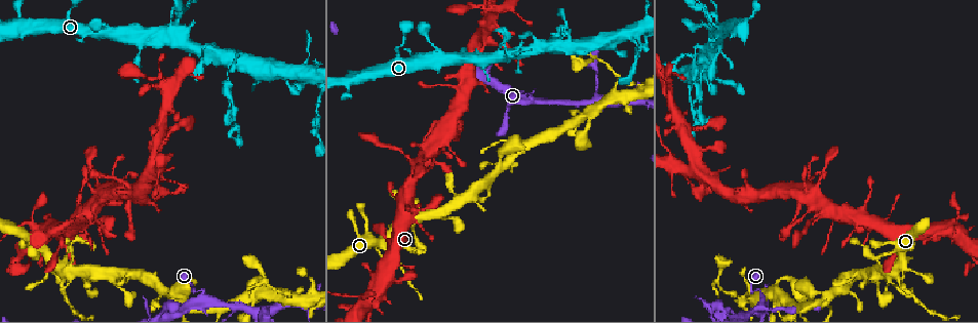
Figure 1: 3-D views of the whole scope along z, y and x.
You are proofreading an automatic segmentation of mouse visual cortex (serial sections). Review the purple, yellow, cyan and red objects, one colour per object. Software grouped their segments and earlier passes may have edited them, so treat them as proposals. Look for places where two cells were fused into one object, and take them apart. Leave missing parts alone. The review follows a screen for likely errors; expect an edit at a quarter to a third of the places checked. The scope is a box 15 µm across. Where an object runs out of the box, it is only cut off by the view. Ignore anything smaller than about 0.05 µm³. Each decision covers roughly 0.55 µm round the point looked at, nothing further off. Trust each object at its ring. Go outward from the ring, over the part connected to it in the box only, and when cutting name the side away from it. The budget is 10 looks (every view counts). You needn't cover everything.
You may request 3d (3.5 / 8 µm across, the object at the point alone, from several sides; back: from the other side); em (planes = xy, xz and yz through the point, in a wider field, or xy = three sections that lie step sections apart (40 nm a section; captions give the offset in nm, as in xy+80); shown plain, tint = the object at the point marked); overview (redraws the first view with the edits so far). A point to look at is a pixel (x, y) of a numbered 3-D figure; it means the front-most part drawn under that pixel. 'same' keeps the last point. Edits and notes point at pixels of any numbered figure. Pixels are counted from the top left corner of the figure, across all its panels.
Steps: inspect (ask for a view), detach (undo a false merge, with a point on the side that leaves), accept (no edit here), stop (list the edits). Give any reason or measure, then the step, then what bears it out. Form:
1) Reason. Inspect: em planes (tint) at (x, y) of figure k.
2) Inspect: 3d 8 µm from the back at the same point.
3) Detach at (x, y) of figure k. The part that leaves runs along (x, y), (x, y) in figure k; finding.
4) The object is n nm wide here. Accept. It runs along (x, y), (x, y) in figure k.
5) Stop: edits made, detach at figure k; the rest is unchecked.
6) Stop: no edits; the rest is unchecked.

Three-way junction. Inspect: 3d 8 µm from the back at (560, 102) of figure 1.

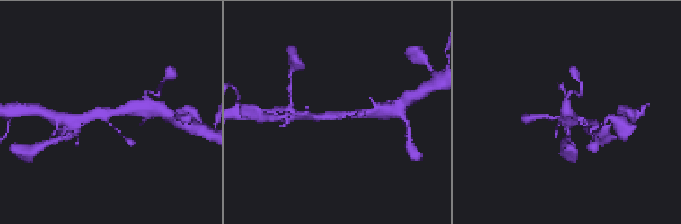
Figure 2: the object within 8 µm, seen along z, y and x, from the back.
3 arms meet here; the arms are 100, 250, 300 nm wide. Inspect: em xy step 5 (tint) at (335, 115) of figure 2.

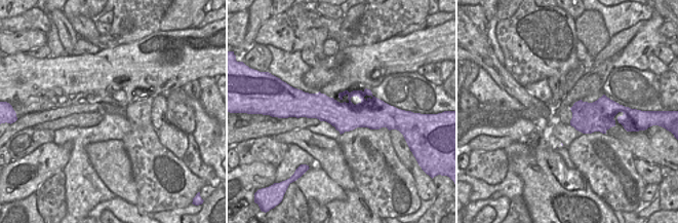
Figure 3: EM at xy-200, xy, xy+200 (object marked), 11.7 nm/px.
Accept. It runs along (134, 106), (126, 111), (75, 118) in figure 2; continuous, no second cell.

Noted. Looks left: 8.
Sharp bend. Inspect: 3d 3.5 µm at (737, 297) of figure 1.

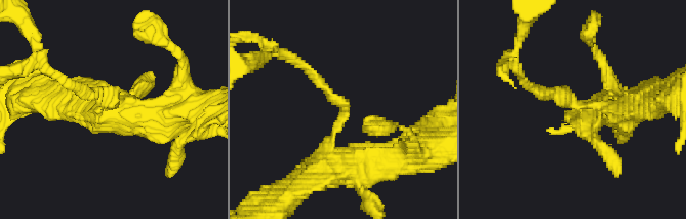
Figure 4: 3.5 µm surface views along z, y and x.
The arms are 150, 400 nm wide. Inspect: em xy step 5 (tint) at (116, 103) of figure 4.

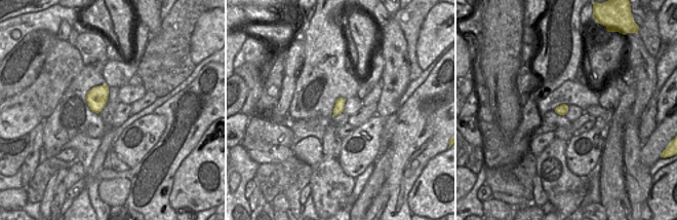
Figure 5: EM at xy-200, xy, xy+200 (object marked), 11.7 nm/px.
Inspect: em planes (tint) at the same point.

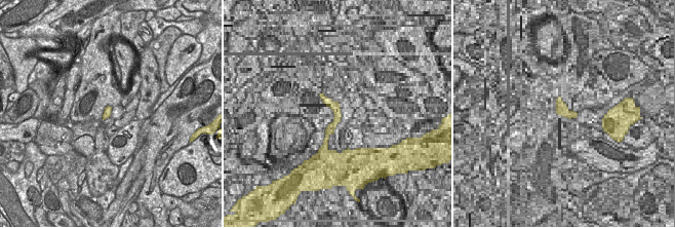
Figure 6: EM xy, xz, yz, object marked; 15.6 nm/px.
Accept. All the same cell.

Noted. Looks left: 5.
Four or more arms meet. Inspect: 3d 3.5 µm at (691, 167) of figure 1.

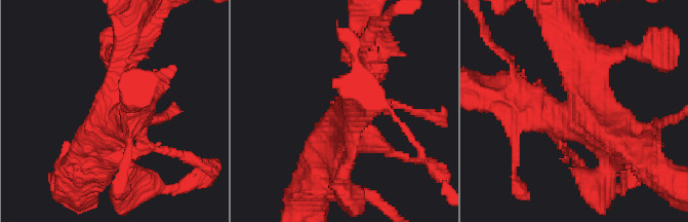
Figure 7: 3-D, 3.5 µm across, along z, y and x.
Now the EM. Inspect: em xy step 2 (tint) at (110, 105) of figure 7.

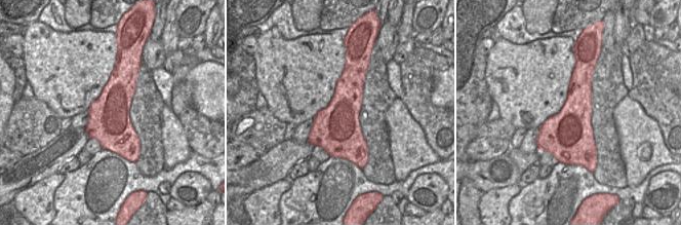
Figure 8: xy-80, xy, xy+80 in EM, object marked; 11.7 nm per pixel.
Accept. It runs along (632, 148), (581, 107), (563, 44) in figure 7; continuous, no second cell.

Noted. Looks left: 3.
Small branch off a trunk. Inspect: 3d 3.5 µm at (638, 29) of figure 1.

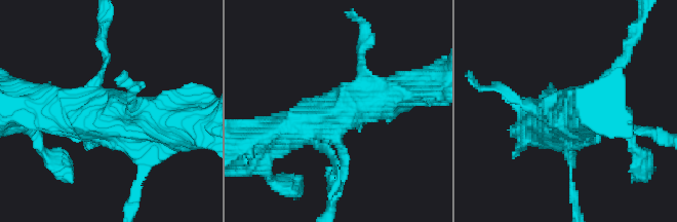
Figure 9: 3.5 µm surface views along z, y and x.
Inspect: em planes (plain) at (114, 119) of figure 9.

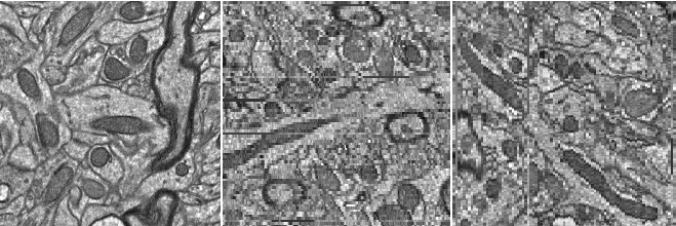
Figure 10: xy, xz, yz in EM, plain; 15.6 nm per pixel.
Inspect: em planes (tint) at the same point.

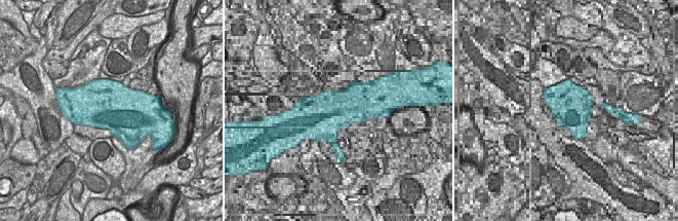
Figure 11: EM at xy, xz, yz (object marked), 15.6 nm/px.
Accept. It runs along (27, 107), (124, 117), (147, 145) in figure 9; continuous, no second cell.

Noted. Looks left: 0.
Stop: no edits; the rest is unchecked.

